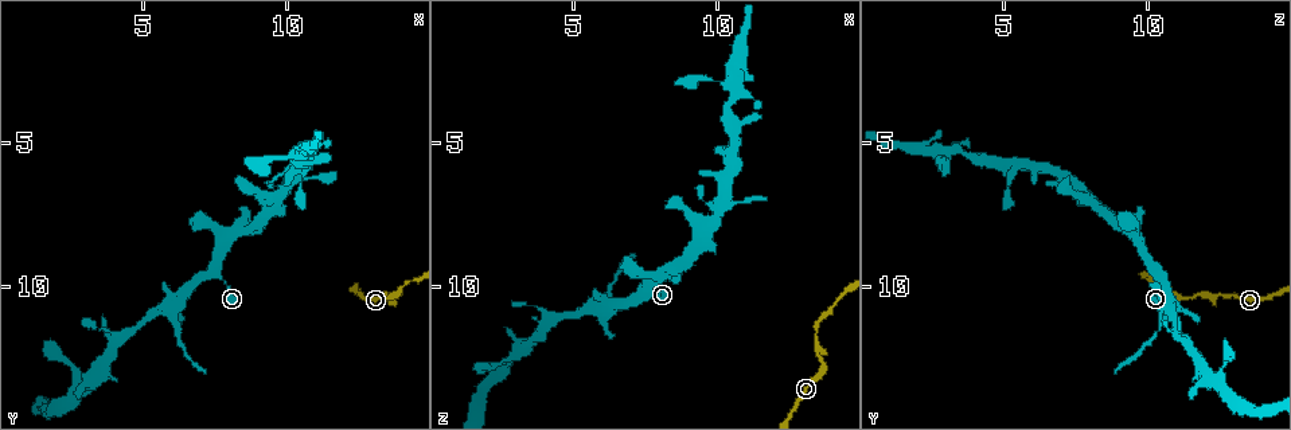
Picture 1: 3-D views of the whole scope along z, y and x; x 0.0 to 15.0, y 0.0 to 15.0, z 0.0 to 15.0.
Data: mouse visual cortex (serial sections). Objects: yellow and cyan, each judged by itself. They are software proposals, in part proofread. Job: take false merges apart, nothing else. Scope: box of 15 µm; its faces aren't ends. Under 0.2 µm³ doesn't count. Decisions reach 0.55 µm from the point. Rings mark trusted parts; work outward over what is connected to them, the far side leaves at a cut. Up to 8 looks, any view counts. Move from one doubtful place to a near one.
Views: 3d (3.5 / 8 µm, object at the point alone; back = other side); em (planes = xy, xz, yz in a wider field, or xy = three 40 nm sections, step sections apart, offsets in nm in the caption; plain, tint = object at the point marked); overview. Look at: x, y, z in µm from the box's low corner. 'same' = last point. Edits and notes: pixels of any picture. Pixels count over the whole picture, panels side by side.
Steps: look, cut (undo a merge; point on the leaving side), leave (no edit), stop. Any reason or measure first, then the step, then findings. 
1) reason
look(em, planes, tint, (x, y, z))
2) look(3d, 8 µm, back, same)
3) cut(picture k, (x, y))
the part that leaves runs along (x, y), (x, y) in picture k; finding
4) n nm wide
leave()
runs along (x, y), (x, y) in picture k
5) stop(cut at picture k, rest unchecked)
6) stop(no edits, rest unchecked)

narrows sharply
look(3d, 8 µm, (13.5, 10.4, 11.5))

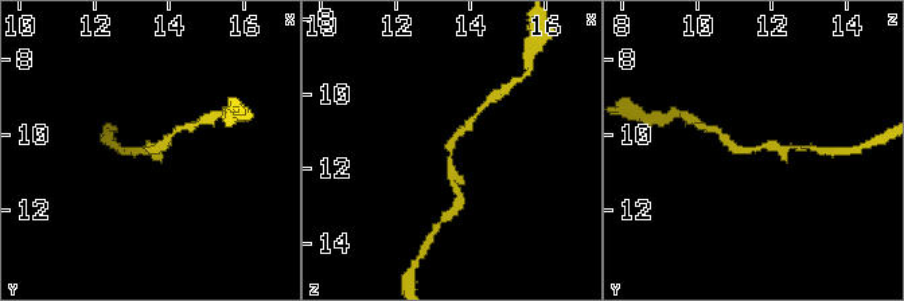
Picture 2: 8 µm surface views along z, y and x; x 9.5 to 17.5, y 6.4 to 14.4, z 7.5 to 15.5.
arms of 200, 250 nm
look(em, xy, step 1, tint, (13.5, 10.3, 11.6))

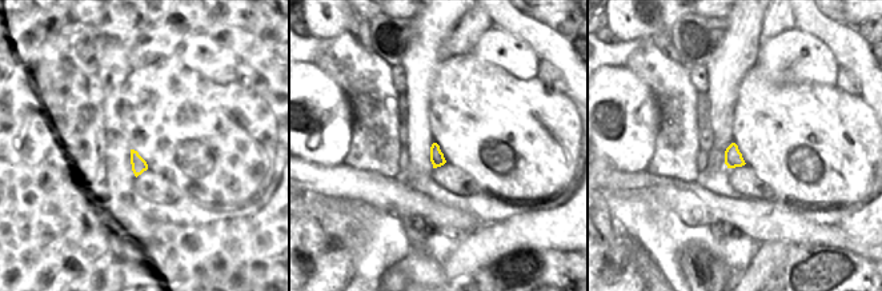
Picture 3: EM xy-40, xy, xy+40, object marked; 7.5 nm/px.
leave()
runs along (458, 190), (452, 182), (452, 141), (468, 122) in picture 2; all the same cell

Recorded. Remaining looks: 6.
three-way junction
look(em, xy, step 5, tint, (8.0, 8.4, 9.6))

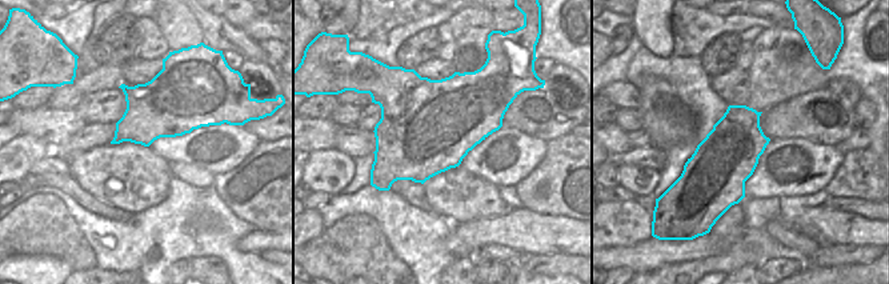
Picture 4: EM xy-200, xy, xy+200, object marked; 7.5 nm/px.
see where the arms go
look(3d, 3.5 µm, same)

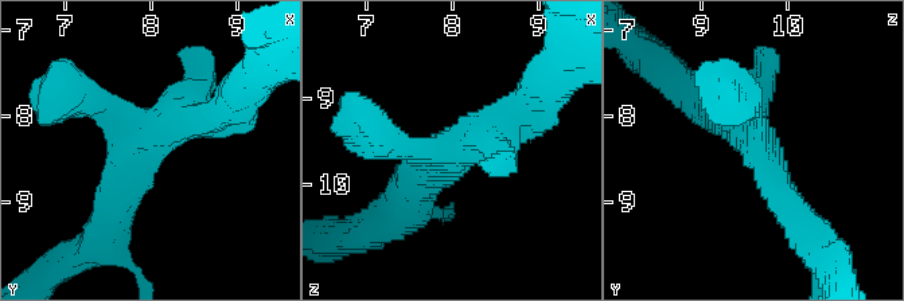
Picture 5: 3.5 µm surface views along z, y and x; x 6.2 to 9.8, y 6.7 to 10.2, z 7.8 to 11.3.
leave()
runs along (112, 210), (174, 118), (223, 110) in picture 5; all the same cell

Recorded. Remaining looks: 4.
arms part here
look(3d, 3.5 µm, (9.6, 7.0, 8.1))

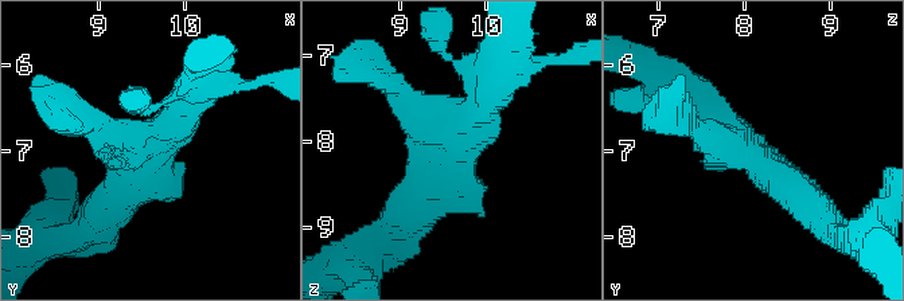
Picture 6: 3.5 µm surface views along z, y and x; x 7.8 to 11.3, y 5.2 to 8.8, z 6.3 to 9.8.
now the EM
look(em, xy, step 1, tint, (9.45, 7.10, 8.10))

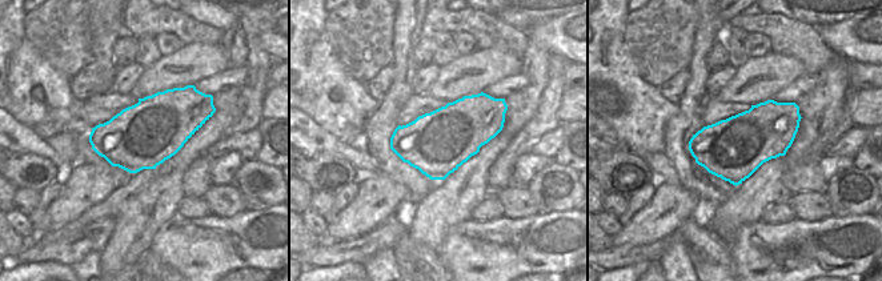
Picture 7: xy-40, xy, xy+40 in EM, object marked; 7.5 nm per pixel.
480 nm wide
leave()
runs along (815, 211), (767, 174), (698, 100) in picture 6; all the same cell

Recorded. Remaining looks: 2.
stop(no edits, rest unchecked)

